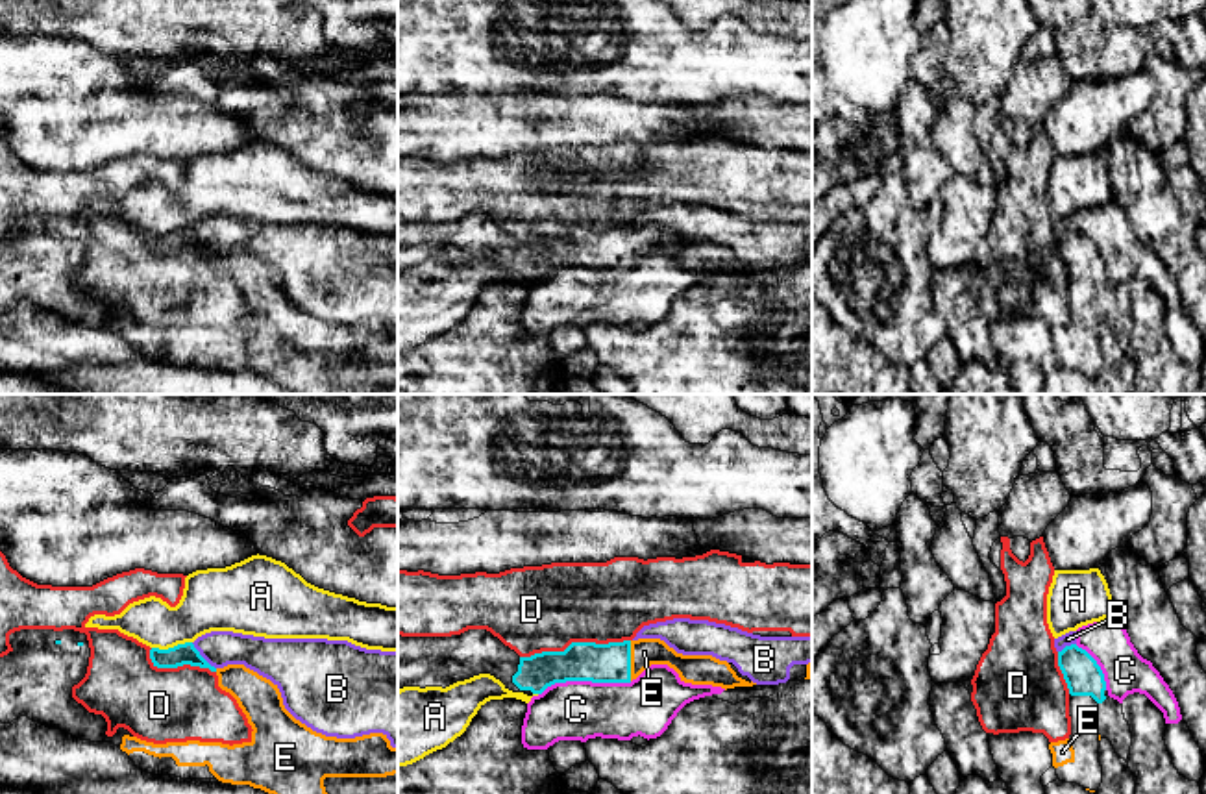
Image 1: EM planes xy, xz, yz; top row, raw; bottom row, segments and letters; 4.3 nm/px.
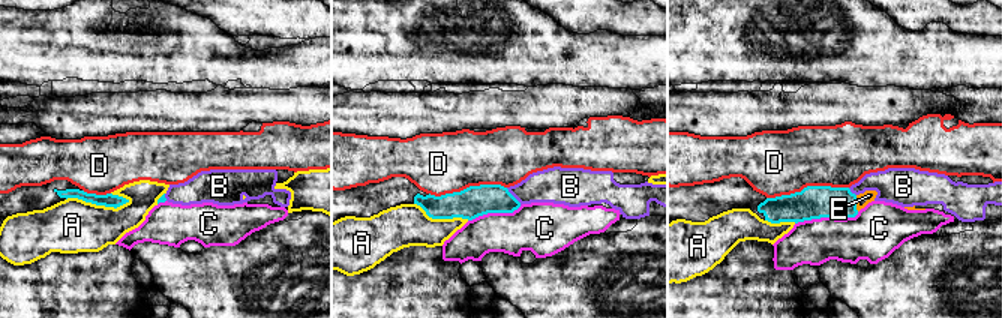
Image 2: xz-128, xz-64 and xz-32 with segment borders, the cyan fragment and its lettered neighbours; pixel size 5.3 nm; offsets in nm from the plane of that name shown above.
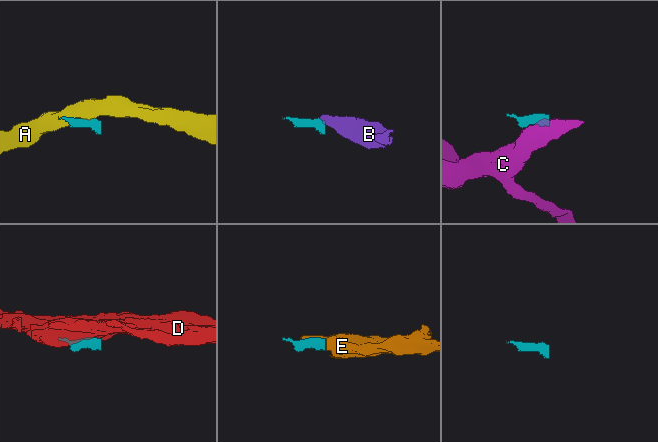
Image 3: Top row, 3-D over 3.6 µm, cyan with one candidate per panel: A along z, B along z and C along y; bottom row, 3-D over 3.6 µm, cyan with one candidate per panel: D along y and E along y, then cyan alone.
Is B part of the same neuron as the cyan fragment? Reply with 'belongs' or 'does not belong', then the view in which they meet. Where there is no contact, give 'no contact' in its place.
does not belong | xy

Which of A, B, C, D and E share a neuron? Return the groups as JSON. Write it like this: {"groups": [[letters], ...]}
{"groups": [["A"], ["B", "C"], ["D"], ["E"]]}

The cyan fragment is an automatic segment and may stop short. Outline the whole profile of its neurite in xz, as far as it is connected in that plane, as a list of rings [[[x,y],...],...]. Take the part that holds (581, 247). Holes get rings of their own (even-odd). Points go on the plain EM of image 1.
[[[486,215],[451,222],[398,220],[398,276],[403,272],[449,272],[490,259],[505,274],[527,281],[566,267],[631,268],[651,250],[668,250],[681,267],[721,274],[753,272],[727,246],[712,241],[683,241],[660,224],[623,228],[572,228],[564,237],[520,242]]]

